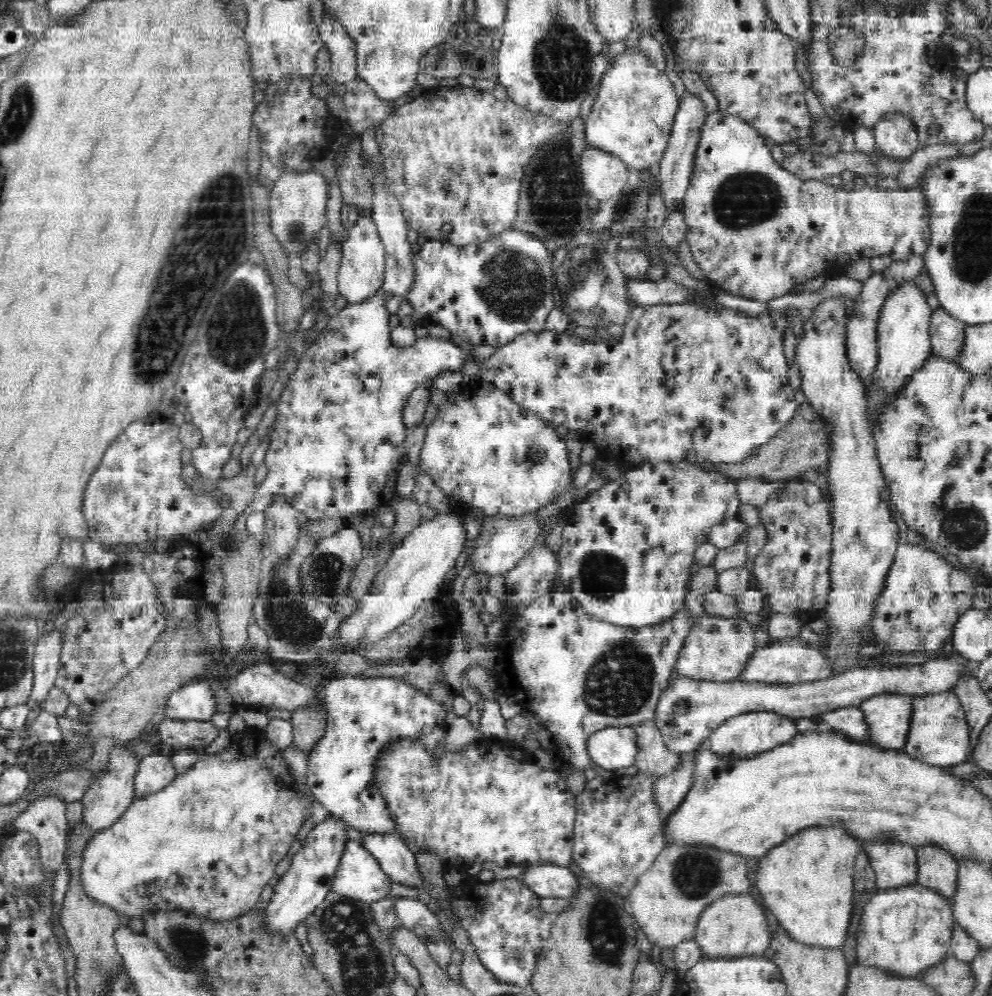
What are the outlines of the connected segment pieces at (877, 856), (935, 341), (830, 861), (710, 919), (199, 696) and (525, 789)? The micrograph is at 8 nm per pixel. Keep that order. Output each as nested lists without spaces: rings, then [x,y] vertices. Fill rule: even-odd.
[[[897,842],[864,843],[876,873],[875,888],[902,889],[916,884],[919,875],[917,849]]]
[[[938,308],[932,316],[929,335],[932,352],[942,358],[955,359],[965,347],[965,330],[968,324],[952,317],[947,310]]]
[[[842,828],[806,829],[796,838],[775,846],[770,850],[770,856],[760,860],[760,870],[756,876],[756,888],[766,904],[770,904],[772,914],[780,920],[780,926],[792,936],[792,940],[818,949],[840,949],[850,937],[850,918],[854,900],[854,860],[860,842],[854,837],[844,834]]]
[[[730,894],[704,910],[699,918],[694,939],[706,957],[732,958],[740,955],[764,955],[771,945],[773,935],[770,934],[770,926],[762,908],[750,894]]]
[[[195,682],[172,691],[161,704],[168,721],[211,720],[216,709],[214,694],[206,683]]]
[[[486,738],[468,746],[459,753],[453,755],[444,754],[437,763],[433,763],[432,754],[424,752],[420,745],[400,744],[398,749],[392,749],[382,760],[383,768],[379,770],[380,779],[382,779],[383,794],[390,801],[390,811],[394,814],[395,821],[399,823],[399,830],[402,833],[399,836],[405,840],[405,843],[415,852],[420,848],[429,846],[437,850],[440,856],[449,864],[454,863],[474,863],[474,862],[492,862],[502,868],[508,866],[518,866],[527,864],[543,865],[544,863],[559,864],[566,866],[573,860],[575,848],[575,824],[577,815],[577,796],[568,788],[566,778],[560,773],[560,769],[544,770],[538,766],[535,760],[532,760],[520,749],[513,746],[495,746],[490,742],[487,744]]]

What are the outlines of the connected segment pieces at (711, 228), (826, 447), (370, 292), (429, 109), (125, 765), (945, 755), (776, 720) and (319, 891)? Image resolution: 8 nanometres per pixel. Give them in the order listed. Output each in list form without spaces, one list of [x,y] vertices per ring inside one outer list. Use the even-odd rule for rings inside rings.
[[[716,112],[707,116],[703,126],[702,138],[696,153],[695,169],[691,177],[690,189],[684,199],[682,213],[684,222],[688,227],[686,242],[695,258],[695,262],[703,270],[704,276],[710,284],[719,286],[728,293],[735,296],[742,296],[758,302],[768,302],[776,296],[784,296],[794,289],[798,284],[804,283],[807,279],[817,278],[821,275],[830,274],[830,270],[836,270],[836,266],[830,266],[828,262],[844,262],[858,260],[860,257],[873,257],[878,255],[889,255],[892,261],[904,260],[912,254],[926,253],[931,245],[931,238],[934,234],[934,219],[932,219],[931,201],[927,197],[927,191],[920,187],[908,189],[882,189],[878,186],[864,185],[853,190],[844,190],[842,186],[826,184],[824,179],[800,179],[790,170],[774,161],[772,151],[766,145],[764,137],[748,123],[736,116]]]
[[[807,401],[799,406],[791,422],[780,430],[778,434],[775,434],[775,437],[772,438],[770,442],[761,446],[755,456],[747,458],[746,461],[738,465],[715,463],[713,470],[717,470],[718,473],[732,480],[742,478],[742,476],[753,476],[754,478],[759,478],[764,481],[798,478],[806,471],[817,469],[824,464],[828,465],[828,462],[831,460],[831,450],[834,449],[834,442],[831,441],[832,437],[834,437],[834,423],[832,423],[832,419],[827,418],[827,415],[823,416],[823,414],[820,414],[819,411],[812,406],[812,403]]]
[[[371,216],[359,217],[355,225],[348,229],[347,239],[340,249],[338,296],[346,298],[348,305],[357,305],[382,290],[387,272],[385,248]]]
[[[435,87],[426,89],[421,95],[413,98],[412,102],[406,102],[400,107],[394,107],[388,115],[382,119],[380,124],[375,127],[375,141],[380,154],[380,161],[388,178],[388,187],[400,201],[402,207],[402,214],[406,221],[406,226],[412,230],[416,230],[420,235],[428,239],[448,240],[456,246],[466,246],[472,242],[484,242],[488,240],[492,234],[500,234],[502,230],[510,228],[516,214],[518,214],[518,194],[522,192],[524,178],[527,174],[527,166],[534,160],[536,154],[539,153],[541,148],[551,144],[552,141],[559,140],[560,137],[569,137],[570,124],[572,120],[556,119],[554,115],[544,115],[543,112],[534,112],[531,108],[524,106],[522,103],[516,103],[507,97],[504,99],[496,98],[492,91],[480,91],[475,87]],[[448,222],[451,224],[452,232],[443,238],[442,231],[440,230],[442,224]]]
[[[123,744],[114,746],[110,750],[109,762],[111,762],[110,772],[94,781],[81,799],[83,820],[96,832],[110,829],[135,800],[134,793],[132,793],[132,776],[136,772],[139,760],[124,752]]]
[[[954,692],[913,697],[912,722],[904,750],[934,766],[960,764],[968,758],[968,725],[961,700]]]
[[[750,710],[729,718],[714,730],[706,743],[720,754],[735,755],[736,758],[742,758],[742,756],[750,758],[764,750],[788,742],[799,731],[797,726],[798,719],[794,716],[780,714],[776,710]]]
[[[331,814],[326,820],[315,824],[308,833],[301,847],[292,857],[288,870],[277,880],[271,901],[267,906],[267,923],[279,932],[288,932],[295,928],[299,921],[304,921],[331,891],[336,871],[350,842],[348,830],[351,822],[343,815]]]

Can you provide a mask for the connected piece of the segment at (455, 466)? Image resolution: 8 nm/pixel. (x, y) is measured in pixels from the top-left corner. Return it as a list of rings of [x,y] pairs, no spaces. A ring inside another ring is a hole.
[[[480,381],[482,388],[476,390],[472,394],[472,398],[464,398],[460,396],[458,400],[447,400],[444,404],[437,405],[436,415],[428,420],[427,430],[425,433],[424,443],[421,448],[420,458],[421,465],[428,476],[431,476],[436,486],[439,486],[446,496],[454,498],[459,505],[467,503],[474,507],[479,507],[483,514],[488,518],[495,515],[504,515],[506,517],[522,517],[522,515],[532,514],[542,506],[548,506],[558,500],[560,492],[564,492],[569,488],[571,483],[570,463],[568,457],[568,449],[566,449],[565,440],[561,439],[554,426],[540,421],[538,417],[529,411],[524,405],[514,402],[509,394],[498,390],[492,383]]]

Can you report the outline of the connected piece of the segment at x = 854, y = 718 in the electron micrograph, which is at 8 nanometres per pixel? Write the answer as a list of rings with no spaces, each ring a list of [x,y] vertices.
[[[838,707],[826,712],[818,712],[814,717],[816,717],[814,724],[817,722],[818,727],[836,728],[851,738],[866,739],[868,725],[865,724],[864,715],[859,707]]]

